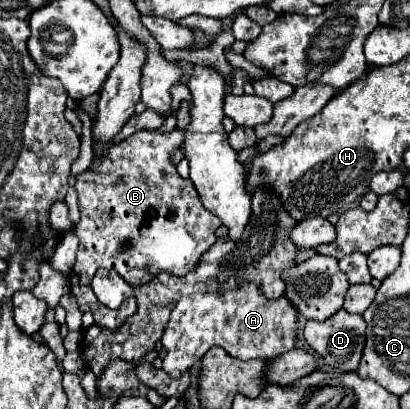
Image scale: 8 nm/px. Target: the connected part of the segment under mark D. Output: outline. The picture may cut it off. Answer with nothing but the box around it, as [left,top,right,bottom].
[304,308,366,372]

